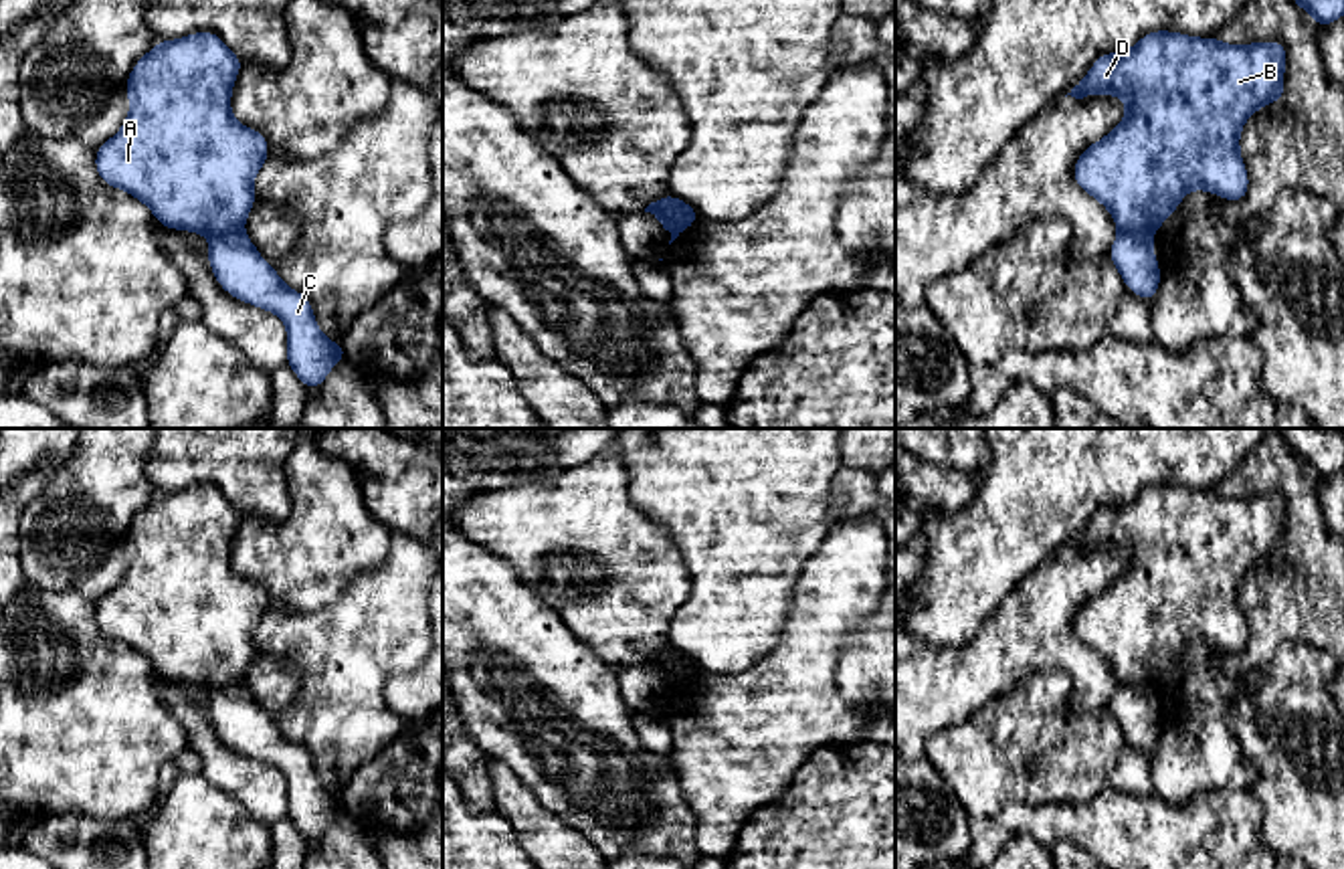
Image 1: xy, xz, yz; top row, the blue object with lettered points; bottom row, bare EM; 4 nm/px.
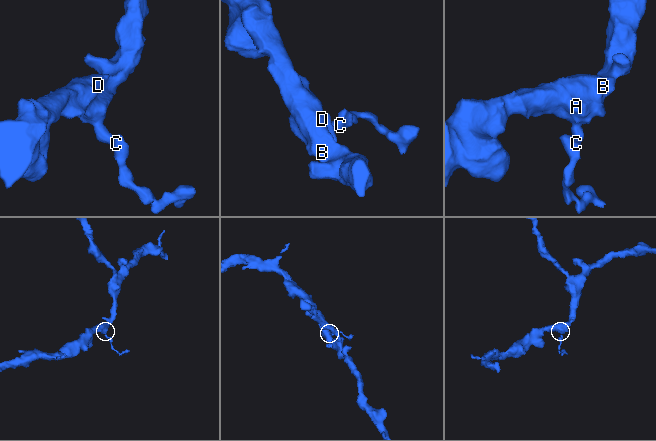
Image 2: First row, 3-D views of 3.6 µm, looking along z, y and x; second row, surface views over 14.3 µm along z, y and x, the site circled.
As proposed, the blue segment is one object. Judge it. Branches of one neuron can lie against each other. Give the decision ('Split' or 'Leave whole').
Split

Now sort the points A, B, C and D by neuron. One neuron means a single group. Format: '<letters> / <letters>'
A B D / C

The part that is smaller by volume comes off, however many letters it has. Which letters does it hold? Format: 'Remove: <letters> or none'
Remove: C

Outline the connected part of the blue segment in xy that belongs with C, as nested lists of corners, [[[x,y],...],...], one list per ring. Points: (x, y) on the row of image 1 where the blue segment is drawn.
[[[243,232],[210,238],[208,265],[218,285],[232,297],[279,315],[287,325],[287,366],[313,390],[329,370],[348,358],[344,344],[327,340],[313,317],[309,299],[289,289]]]

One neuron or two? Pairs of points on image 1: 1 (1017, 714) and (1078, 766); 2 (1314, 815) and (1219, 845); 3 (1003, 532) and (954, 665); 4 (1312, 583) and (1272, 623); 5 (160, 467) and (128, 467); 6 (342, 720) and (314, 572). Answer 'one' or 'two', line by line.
1: one
2: two
3: two
4: one
5: two
6: two

